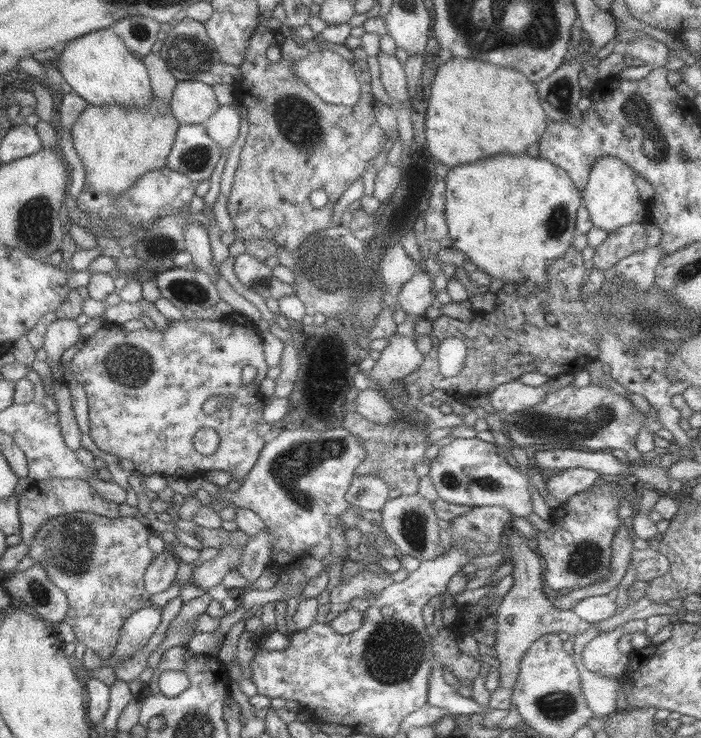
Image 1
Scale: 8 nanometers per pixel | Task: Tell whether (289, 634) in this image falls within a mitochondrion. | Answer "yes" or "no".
no

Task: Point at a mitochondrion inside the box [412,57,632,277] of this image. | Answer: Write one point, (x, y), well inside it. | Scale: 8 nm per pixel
(559, 94)

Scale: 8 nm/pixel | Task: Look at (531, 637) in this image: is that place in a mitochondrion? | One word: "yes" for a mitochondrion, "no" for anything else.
no

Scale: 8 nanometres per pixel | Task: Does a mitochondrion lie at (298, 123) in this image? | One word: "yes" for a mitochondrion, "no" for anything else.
yes

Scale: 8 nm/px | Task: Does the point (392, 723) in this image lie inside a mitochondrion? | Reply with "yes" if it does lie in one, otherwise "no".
no

